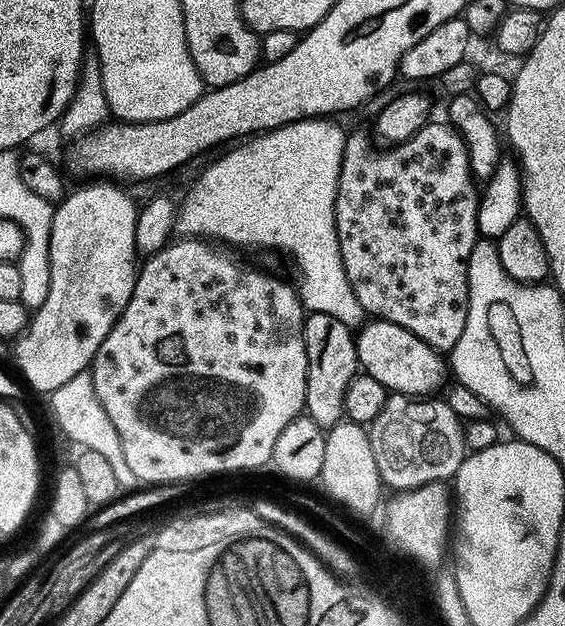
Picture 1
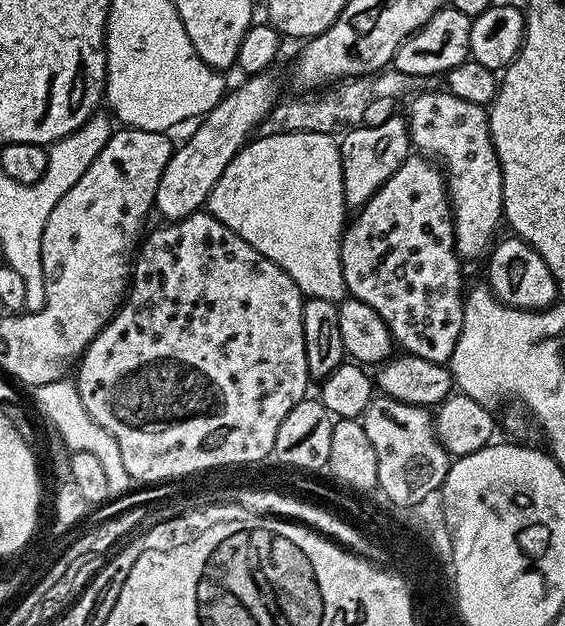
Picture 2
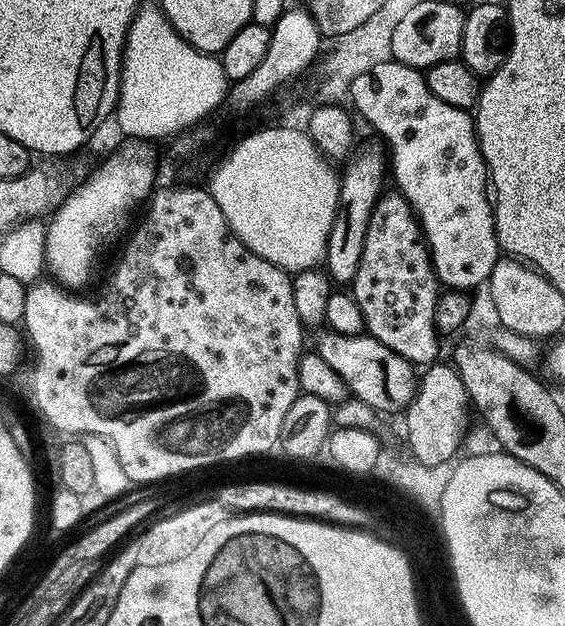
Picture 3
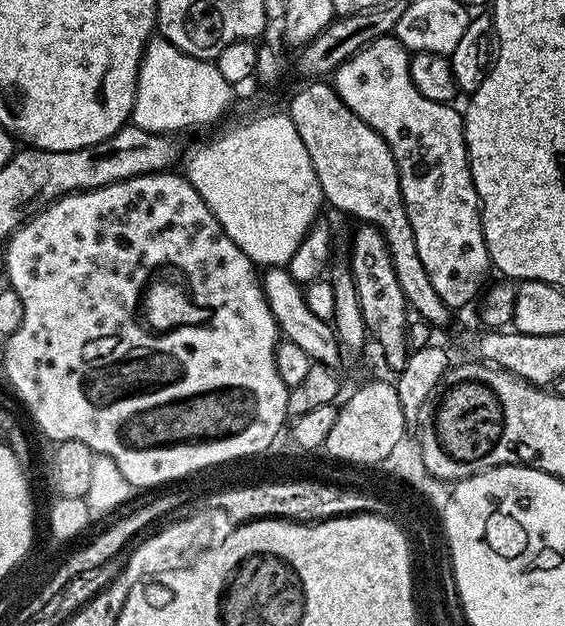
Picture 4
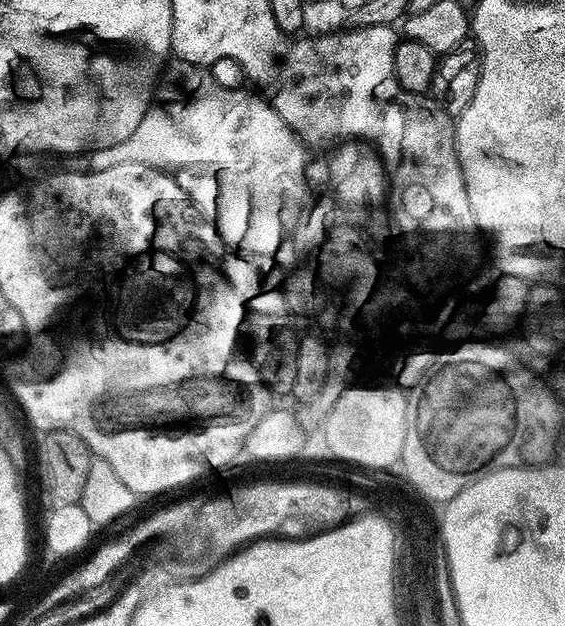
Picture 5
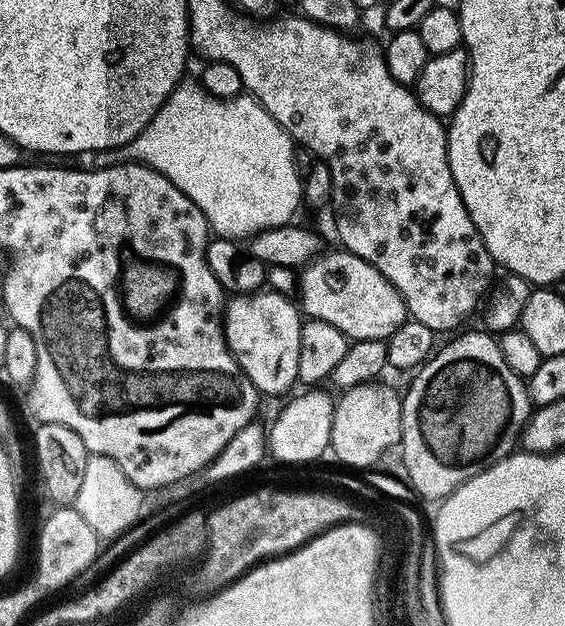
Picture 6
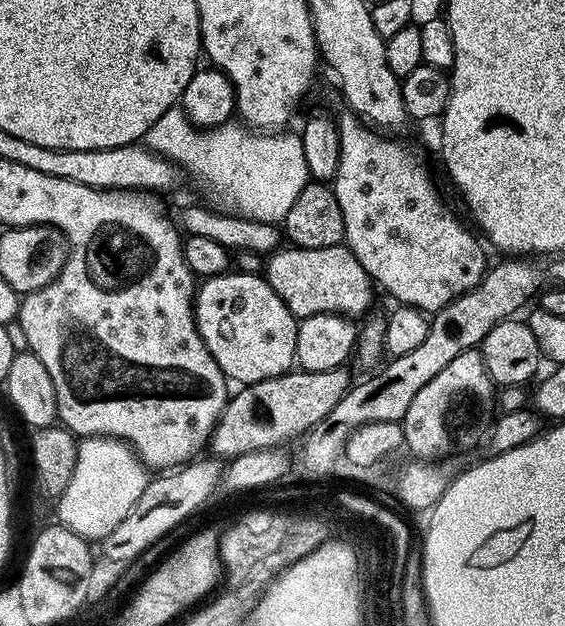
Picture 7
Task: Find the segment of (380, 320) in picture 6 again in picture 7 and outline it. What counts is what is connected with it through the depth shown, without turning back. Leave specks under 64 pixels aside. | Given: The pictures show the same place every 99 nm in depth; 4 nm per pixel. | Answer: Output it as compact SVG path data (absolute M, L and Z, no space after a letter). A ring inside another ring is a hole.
M343 243L326 246L325 249L281 246L267 257L262 275L274 290L274 294L278 294L282 302L286 302L288 309L297 318L327 312L360 318L372 308L370 306L374 281L358 262L356 255Z

